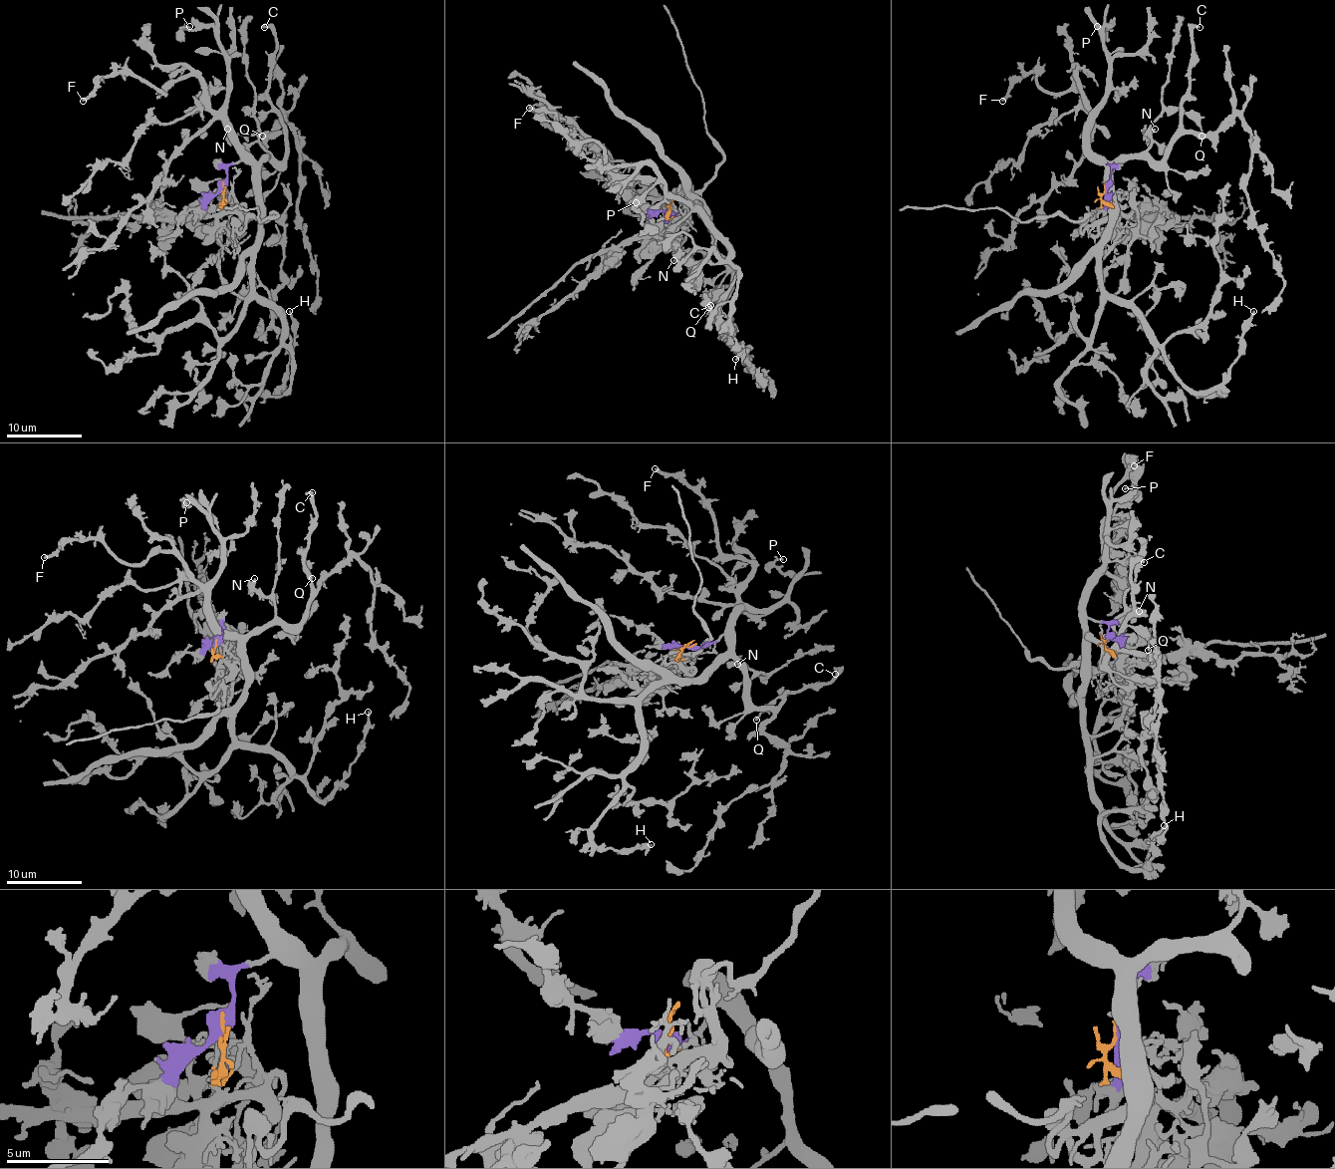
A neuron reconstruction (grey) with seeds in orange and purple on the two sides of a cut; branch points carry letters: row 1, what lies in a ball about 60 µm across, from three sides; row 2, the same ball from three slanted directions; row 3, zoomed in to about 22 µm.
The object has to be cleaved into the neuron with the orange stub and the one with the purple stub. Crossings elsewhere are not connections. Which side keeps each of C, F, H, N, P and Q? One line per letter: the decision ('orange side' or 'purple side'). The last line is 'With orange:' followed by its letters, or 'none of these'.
C: purple side
F: purple side
H: purple side
N: purple side
P: purple side
Q: purple side
With orange: none of these

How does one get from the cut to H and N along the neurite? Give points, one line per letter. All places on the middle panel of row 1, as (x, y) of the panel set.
H: (668, 211), (674, 215), (687, 201), (706, 215), (700, 205), (706, 224), (729, 247), (737, 266), (735, 359)
N: (668, 211), (674, 215), (689, 201), (704, 217), (712, 245), (704, 256), (698, 251), (683, 251), (674, 260)

